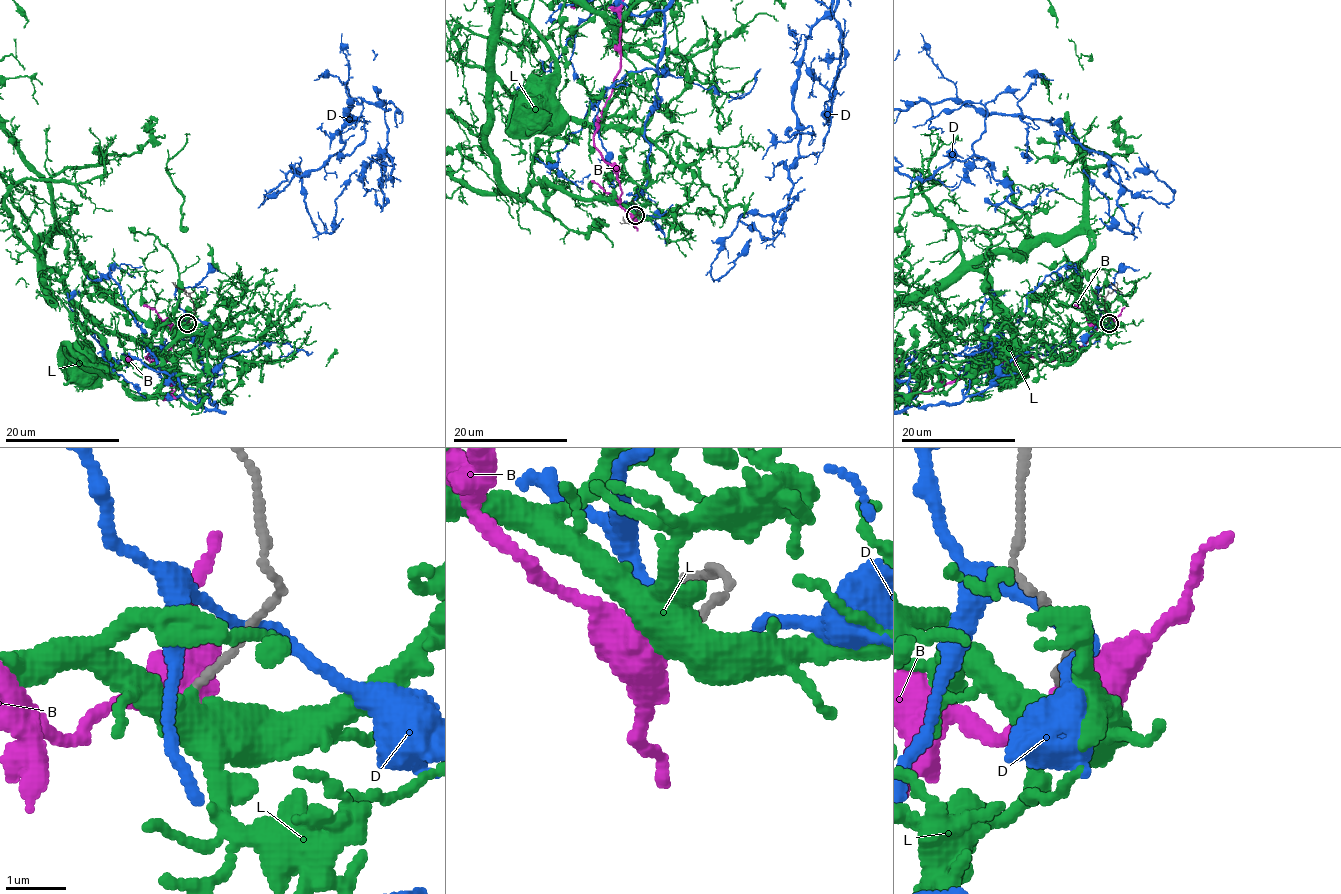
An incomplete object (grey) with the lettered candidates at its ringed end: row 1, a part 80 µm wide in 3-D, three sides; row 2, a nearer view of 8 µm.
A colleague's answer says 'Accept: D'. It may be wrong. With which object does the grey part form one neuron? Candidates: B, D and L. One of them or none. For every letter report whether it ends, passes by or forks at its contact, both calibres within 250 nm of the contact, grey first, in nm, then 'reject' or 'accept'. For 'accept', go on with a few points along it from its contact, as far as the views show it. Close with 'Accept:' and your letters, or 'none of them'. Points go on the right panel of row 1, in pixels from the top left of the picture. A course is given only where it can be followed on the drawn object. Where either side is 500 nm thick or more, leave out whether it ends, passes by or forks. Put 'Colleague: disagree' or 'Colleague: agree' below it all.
B: calibres 120 and 550 nm; reject
D: it passes by; calibres 120 and 150 nm; reject
L: it passes by; calibres 120 and 480 nm; accept
Accept: L
Colleague: disagree

